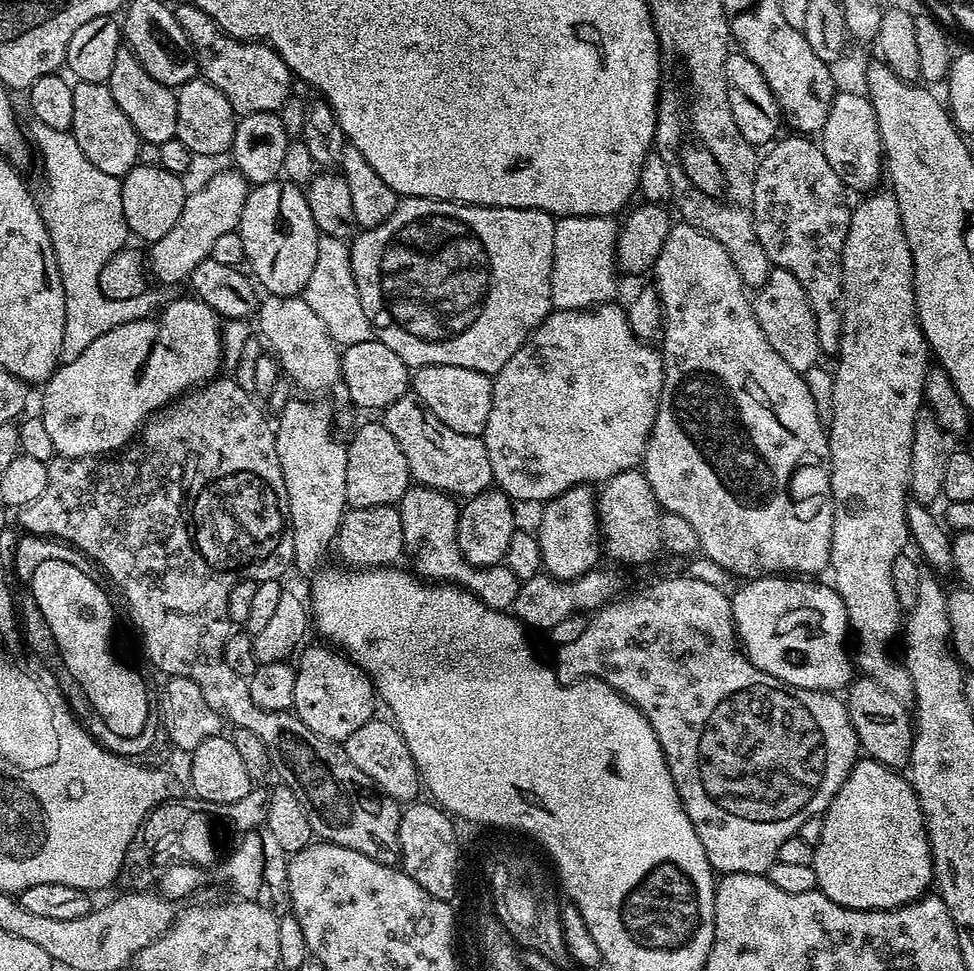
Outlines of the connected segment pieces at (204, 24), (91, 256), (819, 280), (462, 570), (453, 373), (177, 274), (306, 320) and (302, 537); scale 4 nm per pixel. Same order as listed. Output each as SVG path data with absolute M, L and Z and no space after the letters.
M190 2L175 5L174 11L182 30L192 41L199 75L226 94L226 102L230 102L237 117L280 111L288 96L293 95L294 77L272 47L255 40L236 40L227 36L202 9Z
M32 120L26 129L31 147L40 155L40 168L44 171L44 197L39 197L40 216L52 239L58 264L68 264L72 272L102 274L102 266L129 243L130 233L126 214L122 214L121 177L98 170L86 154L82 154L71 131L54 130Z
M788 134L783 138L777 139L775 143L767 149L768 152L759 157L756 165L756 177L754 178L754 202L752 203L752 213L754 214L754 230L758 234L758 242L762 242L762 250L765 256L772 263L773 268L781 268L790 274L794 274L794 278L798 278L798 282L802 282L802 290L806 290L806 298L810 302L810 310L814 314L814 322L818 330L818 346L821 353L825 357L835 357L840 350L842 342L842 322L844 321L844 271L842 270L842 254L846 246L846 234L850 230L850 218L852 217L852 208L844 195L846 189L840 181L840 176L834 174L834 166L830 166L830 162L826 162L826 154L820 149L819 143L815 139L809 138L804 134Z
M410 486L398 507L402 518L404 556L412 563L410 568L415 575L425 582L455 584L457 588L473 592L482 603L491 608L511 609L514 598L518 598L522 581L505 563L479 568L462 558L462 550L458 550L460 508L453 497L433 488Z
M428 364L425 368L417 368L411 373L410 388L417 400L421 400L429 410L450 430L458 430L458 434L470 434L483 437L486 430L486 418L490 418L492 405L493 377L487 372L470 370L466 366L442 366Z
M235 170L216 172L205 182L204 188L197 192L189 191L182 206L182 215L178 217L178 222L174 222L174 230L170 230L166 238L155 241L151 245L152 253L147 253L146 268L151 279L161 280L159 283L164 286L183 285L194 268L211 257L216 239L239 229L242 206L246 206L249 191L250 185L244 175Z
M265 295L259 301L258 311L254 316L258 332L264 335L263 343L269 344L271 355L276 357L281 373L292 380L301 393L316 394L324 392L341 383L340 352L335 340L328 337L326 326L322 320L300 296L270 296Z
M292 398L278 414L275 421L278 466L282 466L282 478L286 482L286 502L288 523L292 533L293 569L312 574L321 567L324 554L333 547L336 532L340 529L340 519L344 517L348 499L346 498L346 458L348 449L332 437L332 416L324 404L315 404L312 398Z

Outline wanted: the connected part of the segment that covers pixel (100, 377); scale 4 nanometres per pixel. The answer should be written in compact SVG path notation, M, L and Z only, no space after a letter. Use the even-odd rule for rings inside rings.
M171 299L147 320L107 330L74 362L57 367L43 385L44 401L39 409L56 456L86 458L119 453L159 408L217 379L222 368L222 320L201 300L189 299Z

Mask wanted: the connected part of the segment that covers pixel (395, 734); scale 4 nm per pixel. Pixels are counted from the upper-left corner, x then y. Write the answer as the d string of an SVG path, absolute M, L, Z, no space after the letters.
M373 718L366 722L366 726L358 726L350 738L342 742L342 747L346 758L362 770L362 774L367 780L371 780L375 787L379 788L384 795L397 802L412 802L416 796L422 792L422 781L420 772L416 768L414 758L410 758L410 750L402 738L402 734L391 719Z

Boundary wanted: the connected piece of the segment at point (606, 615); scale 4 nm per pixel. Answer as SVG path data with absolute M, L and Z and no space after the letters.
M687 574L672 576L669 580L660 580L633 596L621 595L604 605L591 617L592 620L565 648L556 652L554 671L560 684L574 684L577 680L591 678L605 680L611 688L621 694L648 719L658 742L664 751L664 757L674 778L678 798L706 850L706 858L716 874L764 874L776 860L778 849L786 838L799 833L806 818L821 815L828 808L828 803L838 794L842 782L850 774L858 759L858 741L856 731L848 717L848 706L839 695L831 692L819 692L809 688L795 688L754 666L742 651L736 634L736 623L732 617L732 602L724 588L700 582Z

